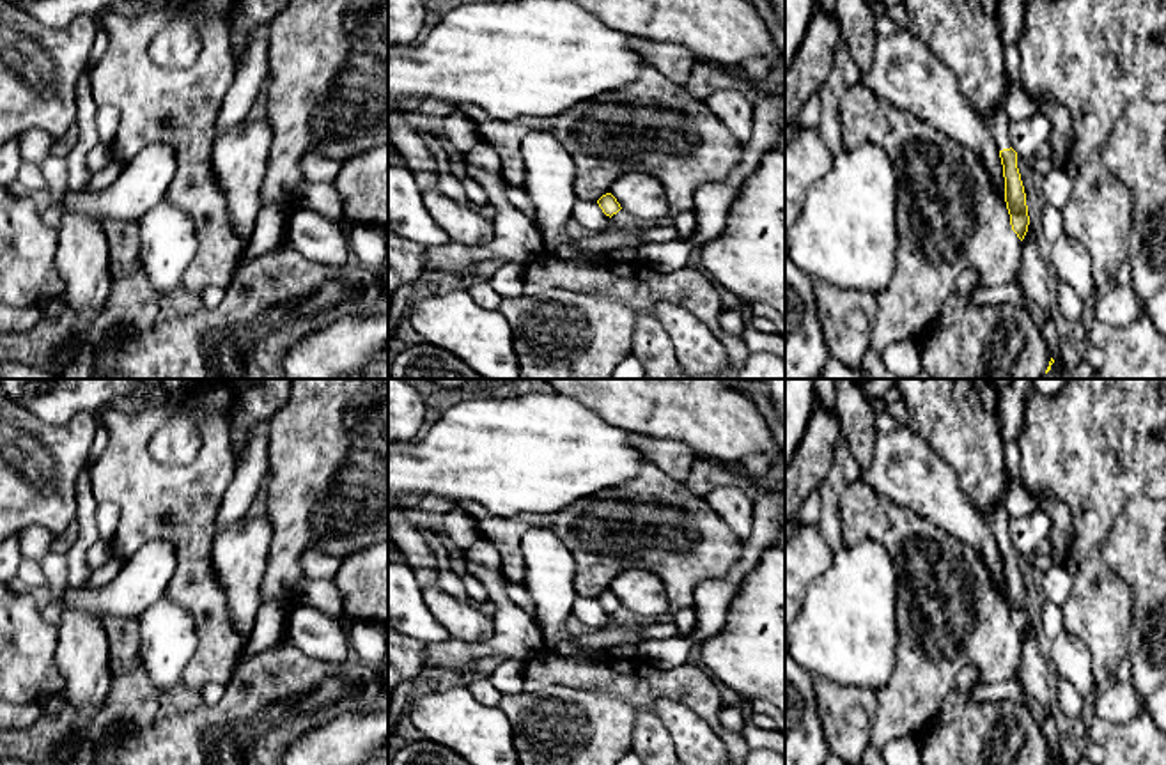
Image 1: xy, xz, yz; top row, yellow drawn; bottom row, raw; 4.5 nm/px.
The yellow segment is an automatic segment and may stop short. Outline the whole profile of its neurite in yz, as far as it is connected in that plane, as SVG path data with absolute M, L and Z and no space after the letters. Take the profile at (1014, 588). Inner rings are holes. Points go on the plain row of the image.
M1003 503L992 506L985 521L992 529L996 544L999 545L1005 574L1005 599L1010 611L1010 622L1017 634L1022 638L1028 629L1030 613L1024 583L1017 565L1017 549L1010 542L1010 515L1007 506Z

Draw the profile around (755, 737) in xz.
M746 717L741 735L750 749L767 749L785 756L785 735L778 730L758 728Z

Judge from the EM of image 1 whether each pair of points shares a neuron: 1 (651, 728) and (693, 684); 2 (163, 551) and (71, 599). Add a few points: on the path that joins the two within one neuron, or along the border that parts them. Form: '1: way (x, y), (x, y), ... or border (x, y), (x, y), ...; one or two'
1: way (649, 710), (649, 702), (667, 684), (676, 684); one
2: way (140, 574), (116, 599), (94, 599); one

